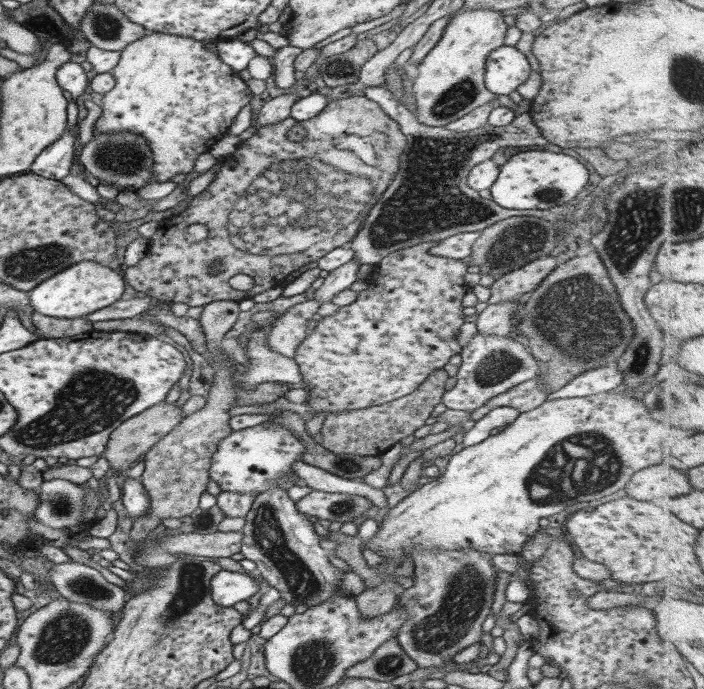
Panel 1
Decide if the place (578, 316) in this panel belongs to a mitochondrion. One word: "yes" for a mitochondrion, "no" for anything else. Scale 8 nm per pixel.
yes

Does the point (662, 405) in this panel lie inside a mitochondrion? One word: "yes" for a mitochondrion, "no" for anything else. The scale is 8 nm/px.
yes

